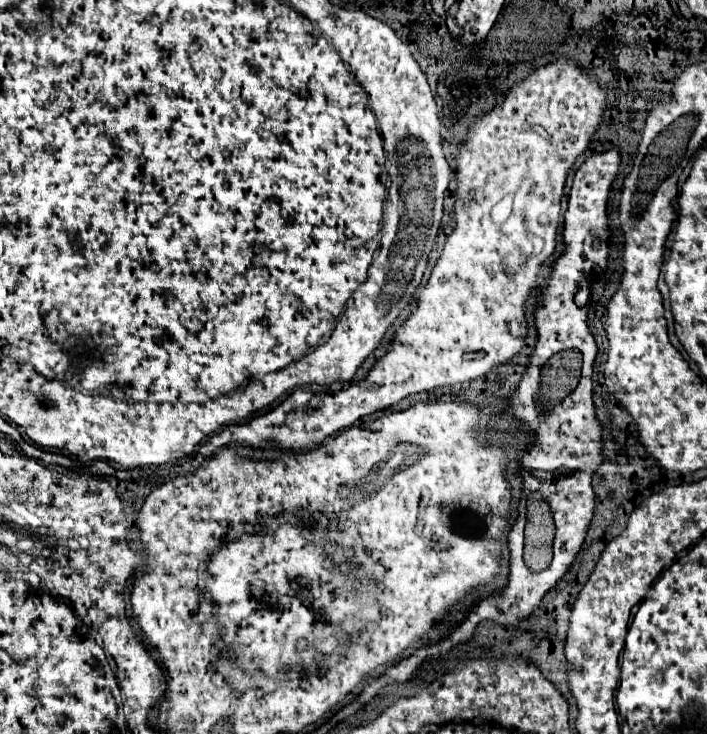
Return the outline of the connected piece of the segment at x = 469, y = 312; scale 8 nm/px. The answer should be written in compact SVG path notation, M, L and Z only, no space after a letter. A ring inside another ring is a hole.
M557 61L557 63L551 63L547 67L541 67L539 71L535 71L529 79L521 81L515 85L515 89L509 91L509 95L489 113L481 115L473 127L469 127L469 141L463 143L461 147L455 144L447 144L442 140L443 154L446 161L452 170L452 178L448 185L446 194L451 194L451 190L456 190L457 179L459 179L459 201L457 201L457 225L453 229L453 233L447 237L437 236L433 243L431 253L429 253L428 261L429 265L433 267L433 273L431 273L431 279L427 283L425 289L421 289L419 293L419 305L415 309L415 313L405 321L403 327L397 329L395 337L393 337L393 345L389 347L389 351L385 353L385 357L377 359L373 371L369 371L367 379L365 381L359 381L359 383L351 383L349 387L341 389L339 393L335 393L333 397L327 397L321 395L317 397L317 405L315 409L311 407L311 401L315 399L313 393L309 391L295 391L287 401L289 403L283 403L279 405L277 409L271 409L265 414L256 415L253 419L247 421L247 423L239 423L239 425L231 425L227 427L225 431L219 431L215 433L201 449L199 449L199 455L201 457L207 457L211 455L215 449L219 447L235 447L237 443L243 443L243 445L249 445L249 447L263 447L267 441L277 441L283 449L303 449L303 447L313 447L317 443L321 443L325 437L337 433L337 431L343 431L347 427L351 427L359 417L363 415L369 415L369 413L375 413L375 411L381 411L397 401L401 401L403 397L407 395L415 395L415 393L421 393L421 391L429 391L429 389L435 389L435 387L441 387L441 385L455 385L455 383L465 383L465 381L471 381L471 379L477 379L477 377L483 377L487 371L491 371L493 367L497 365L503 365L507 363L511 357L515 357L521 347L525 345L523 337L515 337L511 335L511 329L509 329L509 323L513 319L523 319L523 311L525 311L525 303L527 299L531 299L531 293L535 291L535 283L537 283L537 271L543 263L549 261L549 257L553 255L555 251L555 245L557 245L557 225L559 225L559 205L561 205L561 197L563 197L563 187L565 187L565 179L567 179L567 173L571 169L571 165L575 163L575 159L587 149L593 133L597 131L599 127L599 121L601 121L601 113L605 111L605 91L597 85L597 79L587 75L583 69L579 69L573 61ZM291 413L297 413L297 419L291 419Z

